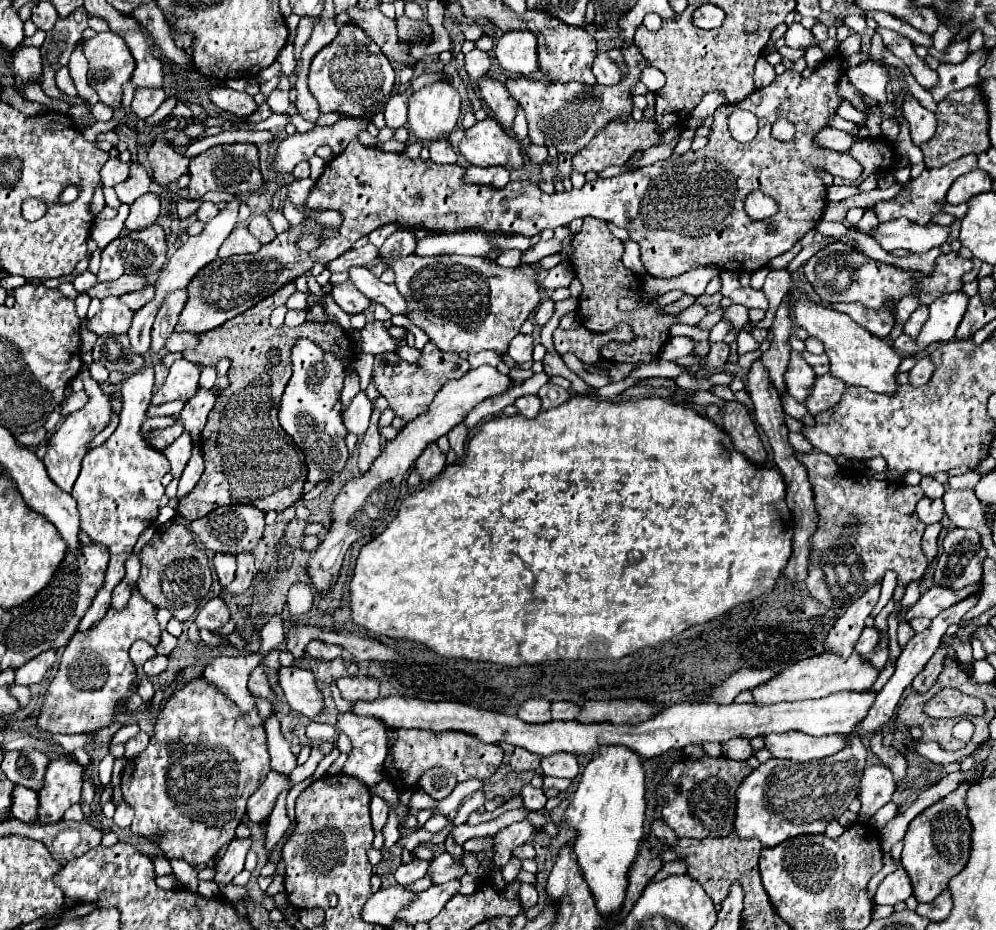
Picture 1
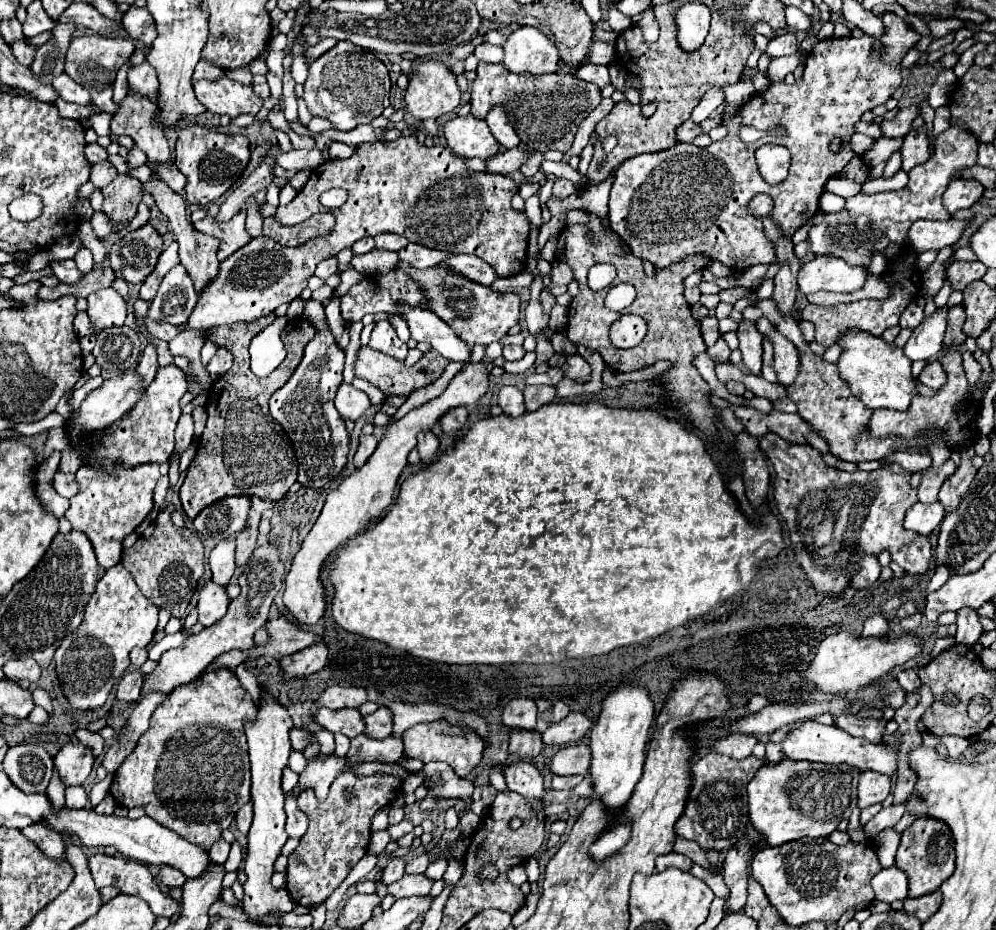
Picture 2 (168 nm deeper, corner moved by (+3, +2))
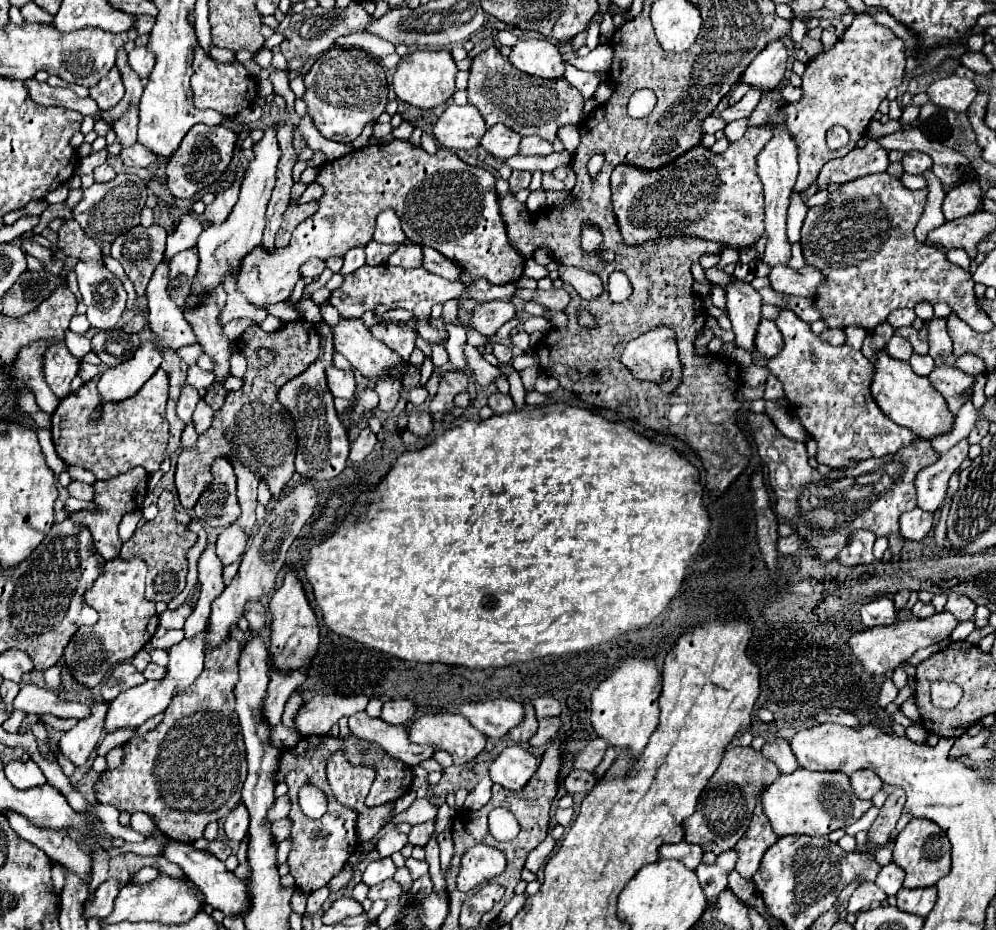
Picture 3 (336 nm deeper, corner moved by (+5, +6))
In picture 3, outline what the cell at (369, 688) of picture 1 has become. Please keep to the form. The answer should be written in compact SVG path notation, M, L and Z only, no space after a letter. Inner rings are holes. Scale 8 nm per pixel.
M314 695L300 707L296 729L302 735L328 735L340 717L364 711L368 701L370 699L366 695Z

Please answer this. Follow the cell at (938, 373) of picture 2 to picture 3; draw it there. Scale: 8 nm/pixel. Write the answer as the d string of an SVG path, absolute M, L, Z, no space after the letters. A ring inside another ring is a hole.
M936 365L934 371L928 375L928 379L934 385L934 389L940 391L940 395L946 399L948 409L954 415L964 405L964 401L958 395L974 383L974 379L970 375L962 373L960 369L952 367L952 365Z

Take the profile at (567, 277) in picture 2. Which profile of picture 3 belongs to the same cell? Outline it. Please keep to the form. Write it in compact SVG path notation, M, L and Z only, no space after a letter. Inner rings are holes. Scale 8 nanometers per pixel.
M560 265L558 271L560 272L560 279L572 285L580 297L585 300L595 299L603 292L600 277L591 271L564 265Z

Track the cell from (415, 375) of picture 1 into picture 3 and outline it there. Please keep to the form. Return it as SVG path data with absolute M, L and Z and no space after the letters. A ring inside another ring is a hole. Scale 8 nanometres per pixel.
M340 319L332 333L336 351L364 377L382 379L394 369L408 371L412 367L410 363L404 363L396 351L372 337L370 329L364 327L360 319Z

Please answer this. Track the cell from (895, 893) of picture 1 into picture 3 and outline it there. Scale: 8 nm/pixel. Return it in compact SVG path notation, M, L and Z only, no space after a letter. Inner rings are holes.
M888 863L880 869L878 877L876 877L876 885L888 895L888 897L894 897L900 887L902 887L902 881L904 881L904 871L896 865L896 863Z

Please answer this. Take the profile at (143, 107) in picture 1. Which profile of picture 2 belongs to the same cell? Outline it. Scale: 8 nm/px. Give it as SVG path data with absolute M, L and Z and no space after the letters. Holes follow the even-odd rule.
M144 61L138 67L130 67L128 69L128 83L132 87L132 91L142 93L148 99L156 99L158 93L158 77L154 67L150 67L148 61Z

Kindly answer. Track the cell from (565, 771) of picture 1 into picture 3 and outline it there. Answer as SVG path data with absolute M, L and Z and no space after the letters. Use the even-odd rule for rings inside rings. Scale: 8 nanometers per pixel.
M594 737L588 741L588 745L574 753L574 769L584 769L584 771L594 771L598 767L598 763L602 761L604 757L604 751L606 751L606 743L604 739L600 737Z

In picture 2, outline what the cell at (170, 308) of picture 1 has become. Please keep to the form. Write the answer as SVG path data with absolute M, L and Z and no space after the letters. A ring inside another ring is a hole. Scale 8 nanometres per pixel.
M178 263L172 267L160 283L160 289L152 301L148 317L154 321L166 321L172 325L180 325L188 319L190 311L196 303L196 291L192 287L192 279L188 271Z

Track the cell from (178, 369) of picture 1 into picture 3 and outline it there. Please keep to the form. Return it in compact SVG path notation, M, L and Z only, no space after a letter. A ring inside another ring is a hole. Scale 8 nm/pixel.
M158 369L154 377L132 399L124 399L124 403L102 403L102 419L94 421L92 415L100 407L100 397L96 395L96 383L84 383L76 393L64 397L52 415L54 447L62 457L62 461L92 471L96 479L112 479L116 475L130 471L136 465L144 467L148 473L154 473L160 469L168 445L168 423L164 417L166 401L168 401L168 373L164 369Z

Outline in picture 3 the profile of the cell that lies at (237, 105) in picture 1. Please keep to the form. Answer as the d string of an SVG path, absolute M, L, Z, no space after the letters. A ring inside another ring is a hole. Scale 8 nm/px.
M196 47L196 55L194 55L194 75L192 75L192 91L194 91L194 103L200 109L214 109L226 117L236 115L238 111L250 107L256 99L258 99L258 85L254 81L254 77L248 75L248 71L244 69L242 63L234 63L234 65L222 65L210 57L206 57L206 53Z

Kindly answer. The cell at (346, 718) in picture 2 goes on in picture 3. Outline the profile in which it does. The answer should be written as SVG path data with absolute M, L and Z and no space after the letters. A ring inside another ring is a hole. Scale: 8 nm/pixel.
M364 711L348 717L348 727L356 737L370 743L378 743L390 757L406 763L408 767L418 765L436 751L432 747L420 747L410 743L408 731L402 725L388 725L380 719L368 717Z

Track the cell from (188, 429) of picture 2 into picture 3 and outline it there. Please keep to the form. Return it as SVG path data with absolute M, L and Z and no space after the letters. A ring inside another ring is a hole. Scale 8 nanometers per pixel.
M184 385L184 387L182 387L180 401L178 401L178 407L176 407L178 417L180 417L182 421L186 421L186 423L192 423L192 413L194 413L194 409L196 409L198 401L200 401L198 391L196 391L196 389L192 389L190 385Z

